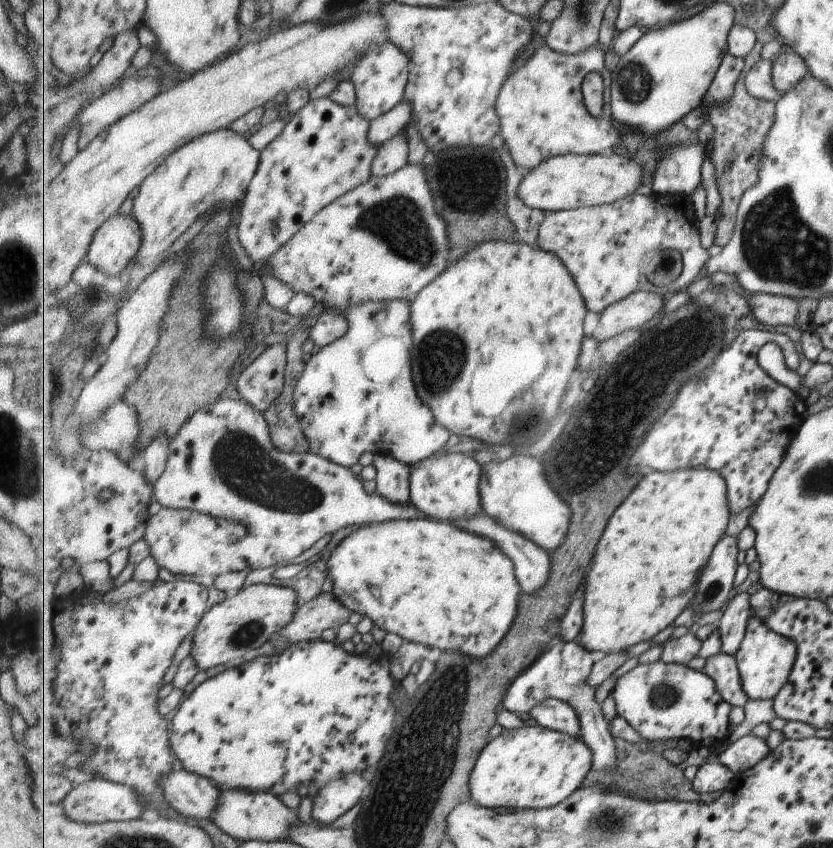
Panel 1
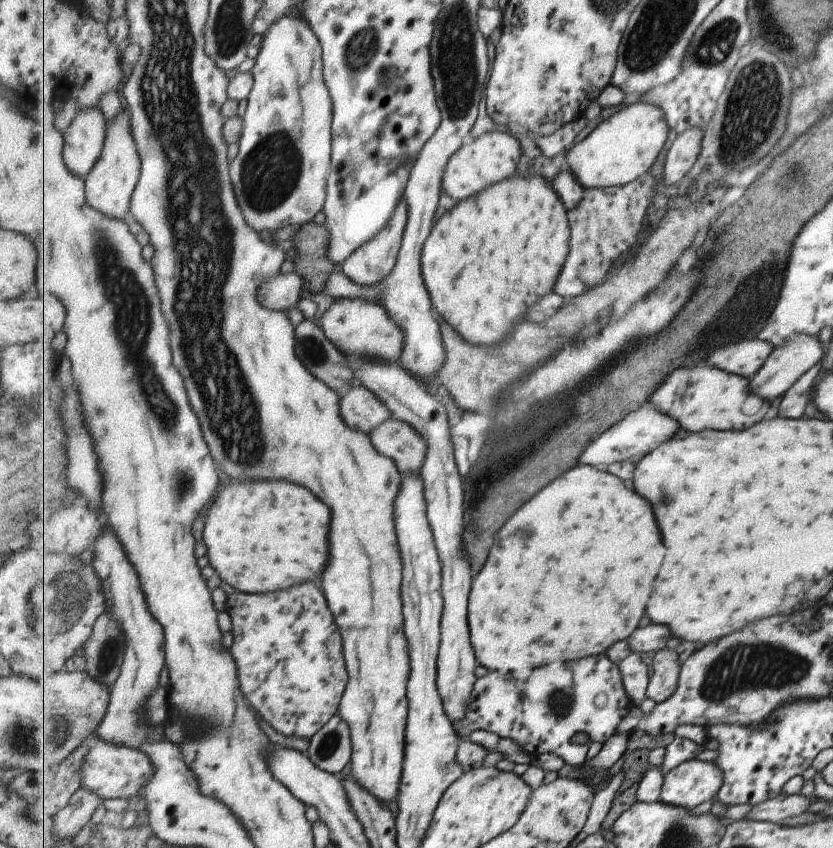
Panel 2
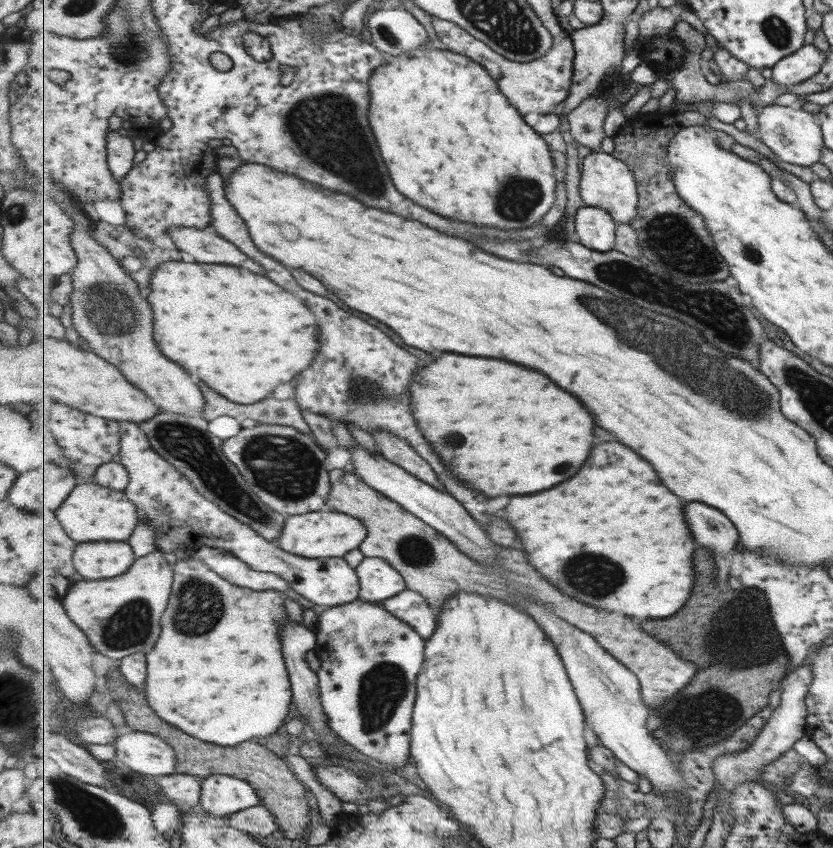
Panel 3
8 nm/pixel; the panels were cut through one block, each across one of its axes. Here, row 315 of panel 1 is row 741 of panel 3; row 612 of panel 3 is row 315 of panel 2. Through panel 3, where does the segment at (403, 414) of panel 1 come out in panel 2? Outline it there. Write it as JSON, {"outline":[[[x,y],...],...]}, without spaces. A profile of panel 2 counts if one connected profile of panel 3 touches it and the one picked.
{"outline":[[[341,297],[330,304],[319,319],[327,338],[347,355],[383,359],[386,363],[400,363],[405,348],[405,331],[379,301]]]}

